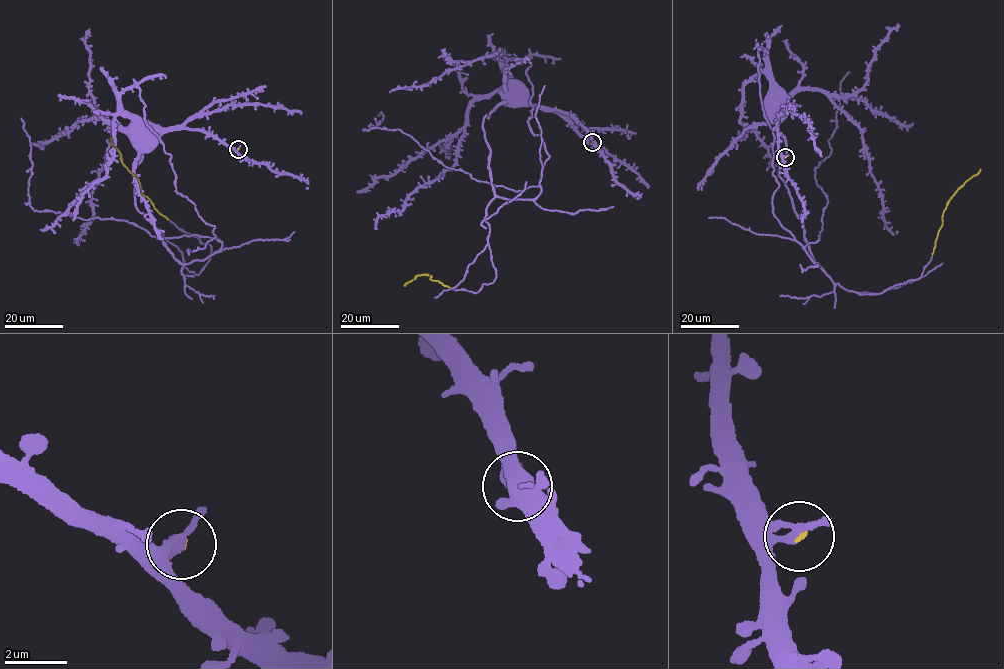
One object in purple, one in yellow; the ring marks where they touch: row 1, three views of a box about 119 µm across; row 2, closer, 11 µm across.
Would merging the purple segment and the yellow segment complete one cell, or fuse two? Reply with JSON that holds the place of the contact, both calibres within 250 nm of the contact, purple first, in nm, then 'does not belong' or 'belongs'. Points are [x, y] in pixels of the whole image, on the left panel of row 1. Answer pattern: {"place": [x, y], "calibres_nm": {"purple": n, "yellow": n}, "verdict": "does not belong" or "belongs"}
{"place": [238, 149], "calibres_nm": {"purple": 300, "yellow": 80}, "verdict": "belongs"}

